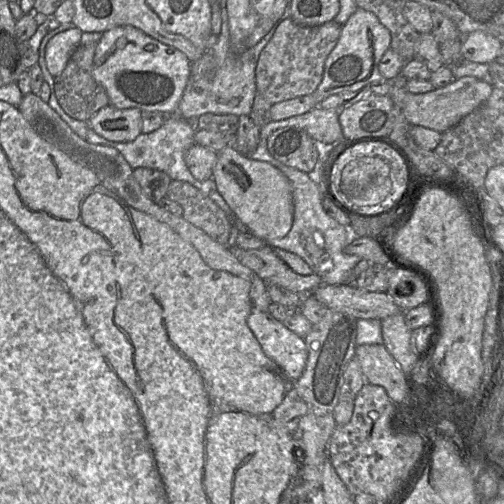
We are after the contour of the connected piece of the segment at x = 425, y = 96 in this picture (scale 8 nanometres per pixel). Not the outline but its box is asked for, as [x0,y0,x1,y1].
[403,76,492,133]

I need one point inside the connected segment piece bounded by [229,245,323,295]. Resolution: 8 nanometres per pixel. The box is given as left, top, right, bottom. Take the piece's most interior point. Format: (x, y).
(273, 265)

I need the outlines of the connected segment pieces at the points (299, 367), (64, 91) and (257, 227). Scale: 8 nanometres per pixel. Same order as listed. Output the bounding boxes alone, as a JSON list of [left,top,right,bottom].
[[247,308,308,380],[54,43,109,122],[212,146,294,242]]

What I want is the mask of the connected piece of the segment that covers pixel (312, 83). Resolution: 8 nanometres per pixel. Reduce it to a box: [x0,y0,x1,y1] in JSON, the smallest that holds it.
[256,17,341,105]

